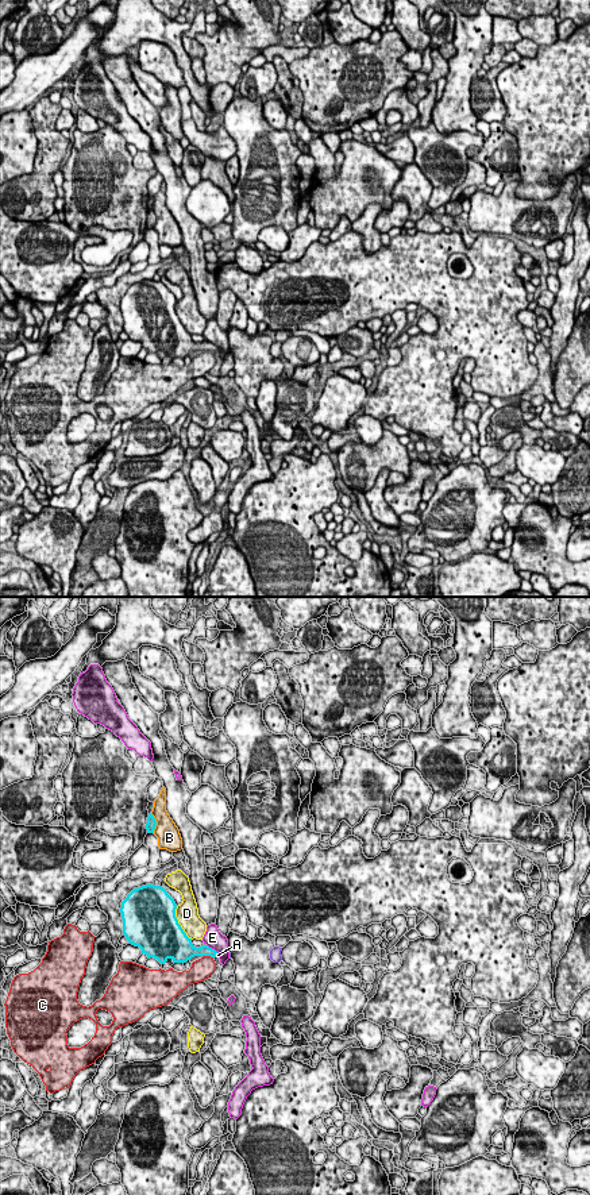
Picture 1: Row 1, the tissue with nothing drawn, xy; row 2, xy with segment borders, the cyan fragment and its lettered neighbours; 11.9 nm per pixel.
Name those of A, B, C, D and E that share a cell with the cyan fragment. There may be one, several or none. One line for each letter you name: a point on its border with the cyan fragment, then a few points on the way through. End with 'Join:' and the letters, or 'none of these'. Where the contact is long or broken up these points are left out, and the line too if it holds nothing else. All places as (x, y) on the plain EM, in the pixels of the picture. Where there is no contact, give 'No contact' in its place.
A: Touches cyan at xy (215, 350). Path across: xy (203, 346), (215, 350), (218, 350)
Join: A

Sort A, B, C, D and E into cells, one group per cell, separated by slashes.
A / B / C / D / E

